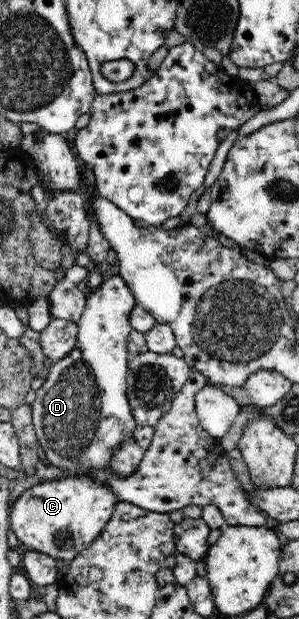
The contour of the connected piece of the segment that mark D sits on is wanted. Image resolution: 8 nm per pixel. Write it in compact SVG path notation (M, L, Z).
M119 275L109 278L106 282L100 284L98 289L92 290L92 293L86 300L86 308L83 312L81 319L76 324L78 325L77 344L75 348L61 360L49 362L48 368L45 370L43 377L47 378L47 381L36 391L37 398L31 404L31 414L33 419L33 427L35 427L35 434L38 440L38 444L43 447L45 452L45 458L49 460L49 463L53 467L59 469L65 469L69 471L69 476L86 476L89 471L93 469L109 469L111 456L113 456L114 450L119 448L119 445L132 436L133 429L136 427L135 417L132 415L130 402L127 397L127 371L128 362L131 357L127 350L128 336L132 332L130 324L131 312L136 308L135 298L130 292L127 282Z

